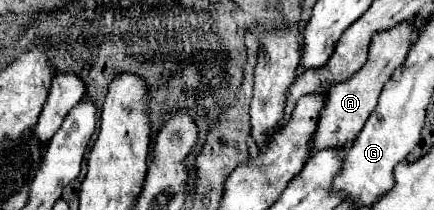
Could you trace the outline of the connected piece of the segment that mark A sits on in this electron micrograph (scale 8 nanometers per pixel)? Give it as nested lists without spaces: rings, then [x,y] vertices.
[[[409,19],[387,31],[379,31],[373,35],[367,63],[353,77],[329,89],[327,103],[319,113],[319,127],[317,127],[315,139],[311,143],[313,149],[323,149],[329,145],[345,145],[345,143],[351,143],[353,137],[357,137],[357,133],[363,129],[365,121],[369,119],[371,111],[375,109],[385,81],[389,81],[393,71],[401,65],[401,61],[405,61],[407,51],[411,47],[413,33],[415,33],[415,19]]]

